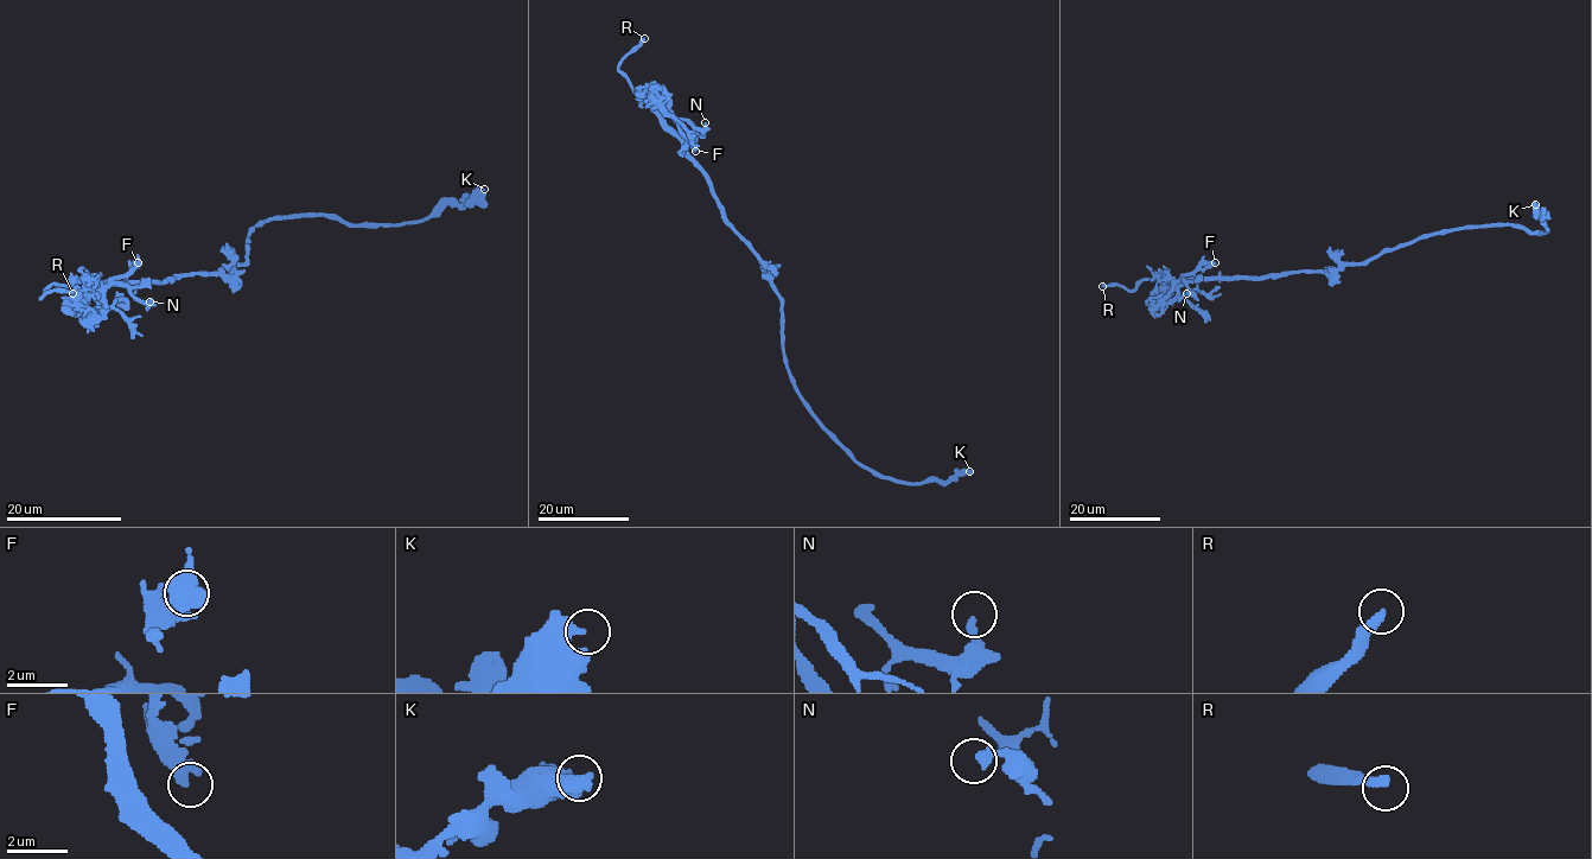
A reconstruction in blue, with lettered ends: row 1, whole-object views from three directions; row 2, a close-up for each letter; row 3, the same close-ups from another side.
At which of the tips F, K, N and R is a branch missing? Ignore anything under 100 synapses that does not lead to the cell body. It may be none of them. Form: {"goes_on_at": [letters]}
{"goes_on_at": ["R"]}

